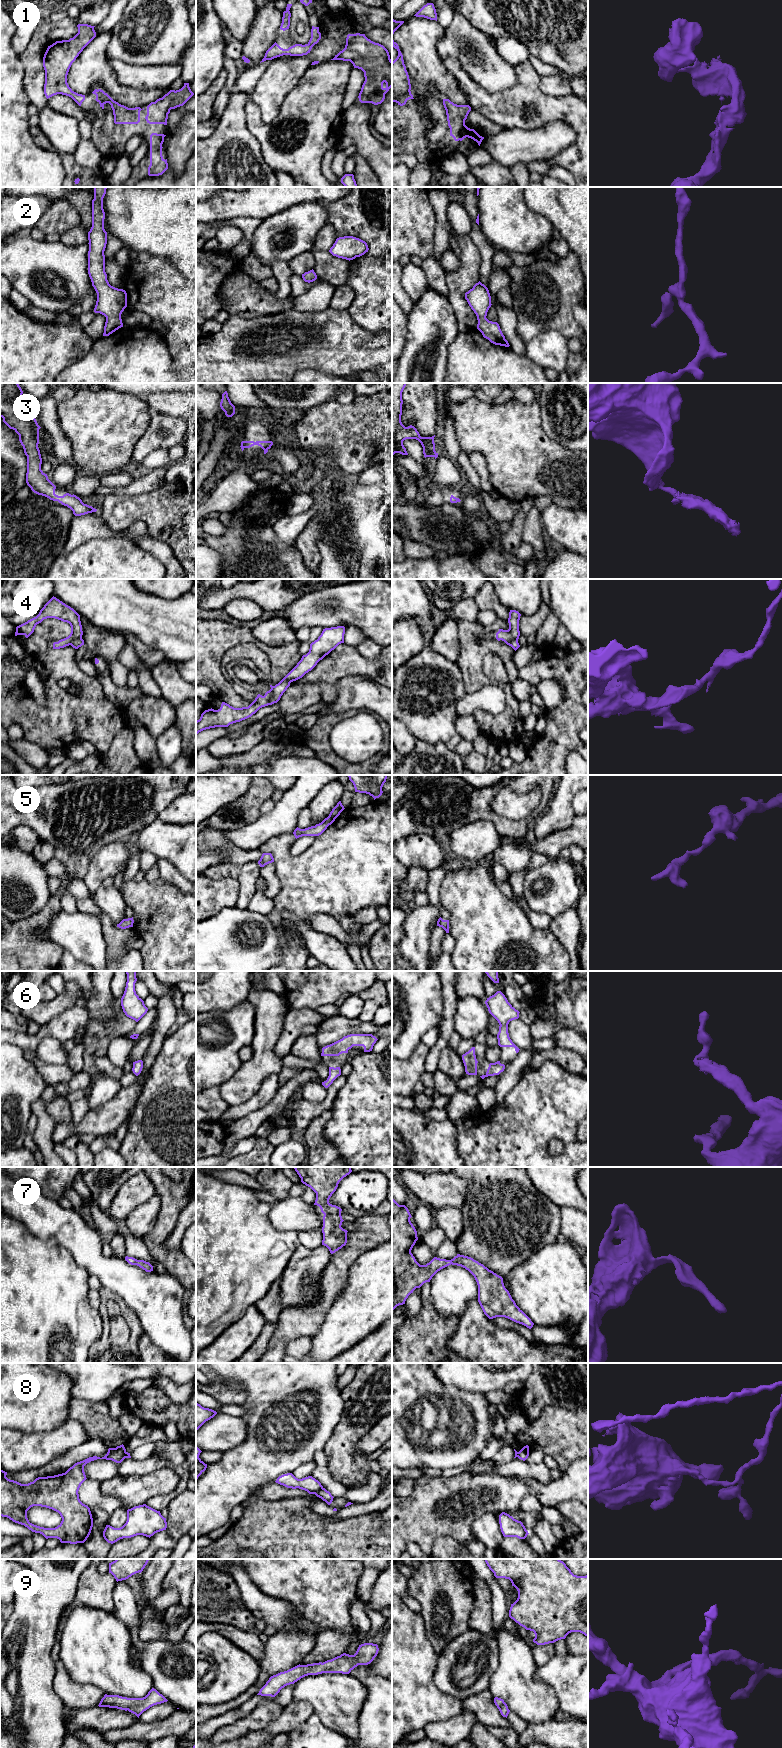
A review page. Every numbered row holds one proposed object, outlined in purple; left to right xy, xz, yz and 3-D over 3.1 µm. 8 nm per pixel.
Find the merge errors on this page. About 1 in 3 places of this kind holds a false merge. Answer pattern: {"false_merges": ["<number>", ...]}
{"false_merges": ["4", "8"]}

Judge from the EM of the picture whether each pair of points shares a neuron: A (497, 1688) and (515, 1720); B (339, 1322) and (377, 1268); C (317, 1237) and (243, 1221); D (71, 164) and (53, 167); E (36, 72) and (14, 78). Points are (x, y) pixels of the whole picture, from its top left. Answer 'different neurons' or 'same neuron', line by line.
A: different neurons
B: same neuron
C: different neurons
D: different neurons
E: different neurons

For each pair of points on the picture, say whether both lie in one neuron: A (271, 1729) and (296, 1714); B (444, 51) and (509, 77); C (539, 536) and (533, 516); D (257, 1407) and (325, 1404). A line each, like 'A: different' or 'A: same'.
A: same
B: same
C: same
D: same

